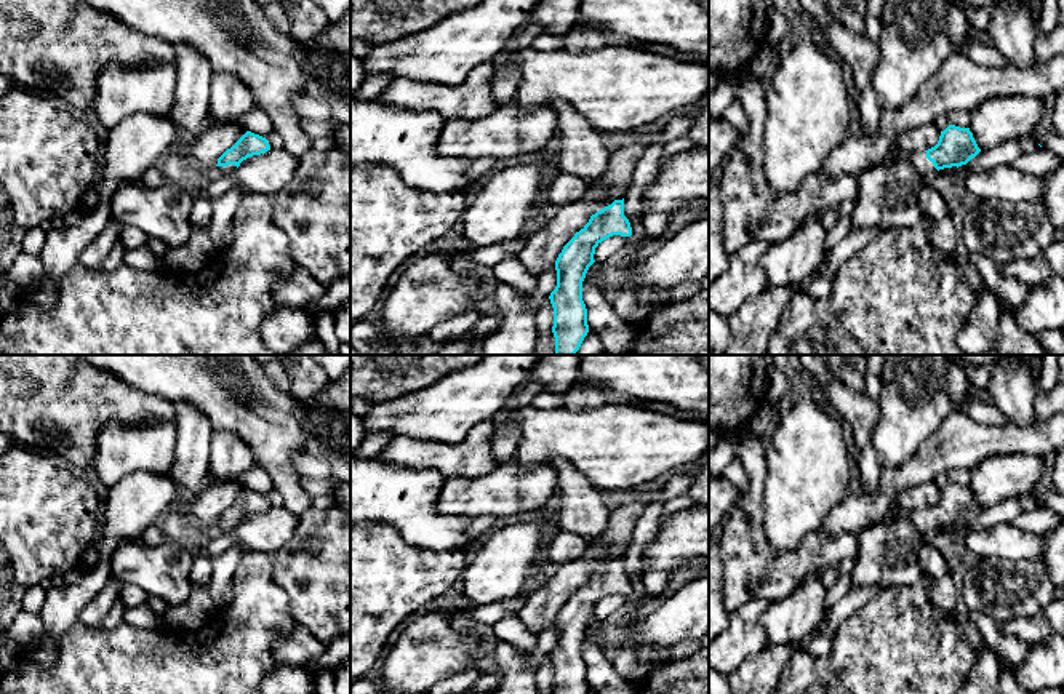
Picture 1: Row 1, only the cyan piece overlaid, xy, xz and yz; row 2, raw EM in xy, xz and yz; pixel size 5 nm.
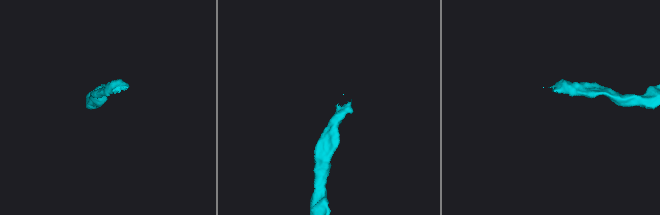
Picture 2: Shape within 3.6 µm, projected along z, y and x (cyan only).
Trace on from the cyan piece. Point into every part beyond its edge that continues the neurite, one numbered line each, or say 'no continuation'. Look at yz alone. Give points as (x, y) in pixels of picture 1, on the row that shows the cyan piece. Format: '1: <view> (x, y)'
1: yz (924, 167)

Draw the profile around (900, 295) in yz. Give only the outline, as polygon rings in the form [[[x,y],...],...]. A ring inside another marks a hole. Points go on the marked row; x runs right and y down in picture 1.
[[[923,219],[915,227],[882,230],[840,265],[832,278],[832,291],[824,299],[810,296],[806,283],[790,285],[794,294],[770,339],[766,355],[968,355],[955,339],[968,321],[974,294],[962,280],[952,256],[933,245],[930,227],[930,221]]]

